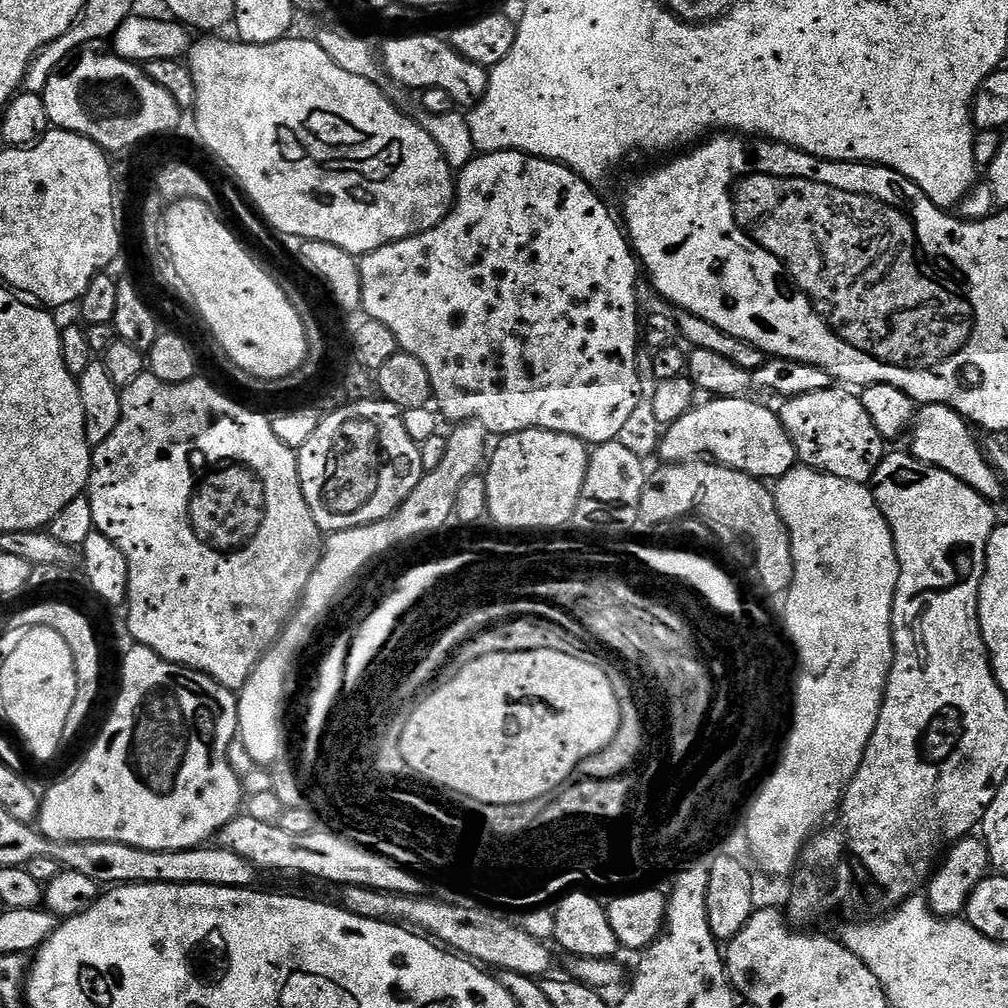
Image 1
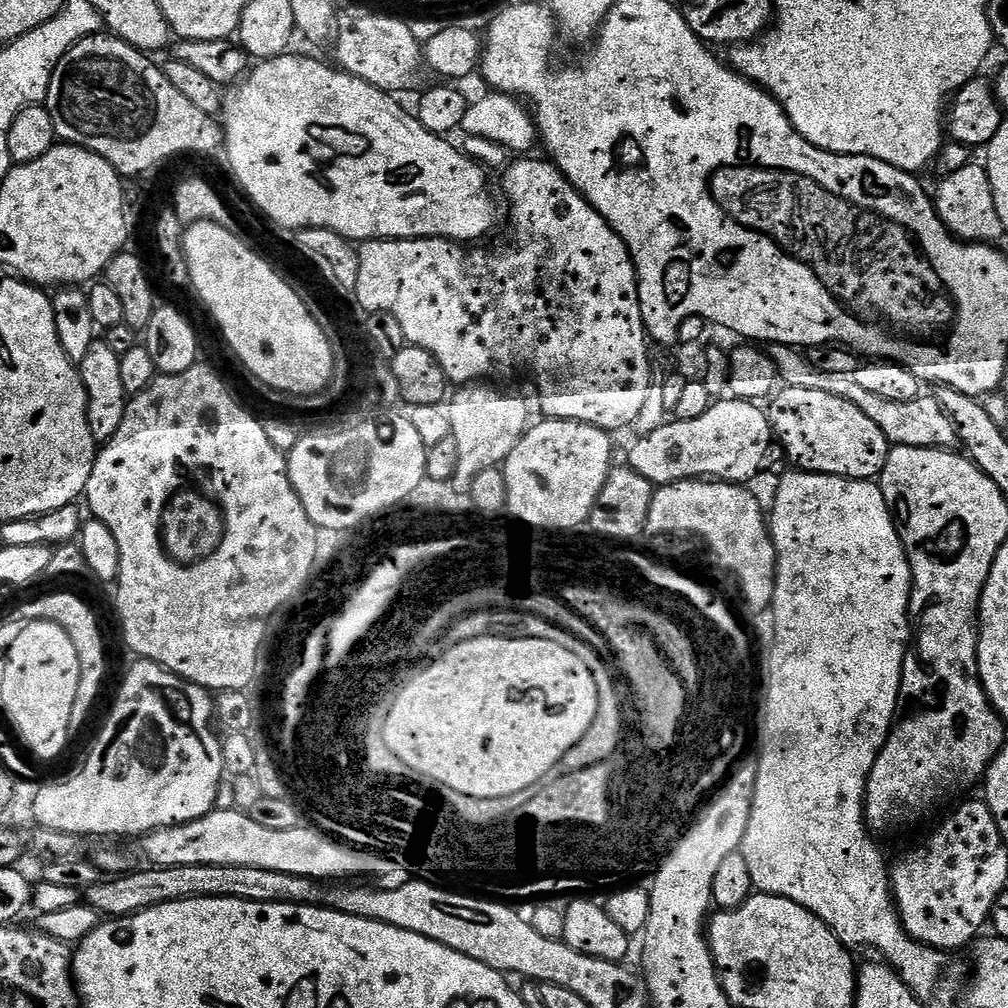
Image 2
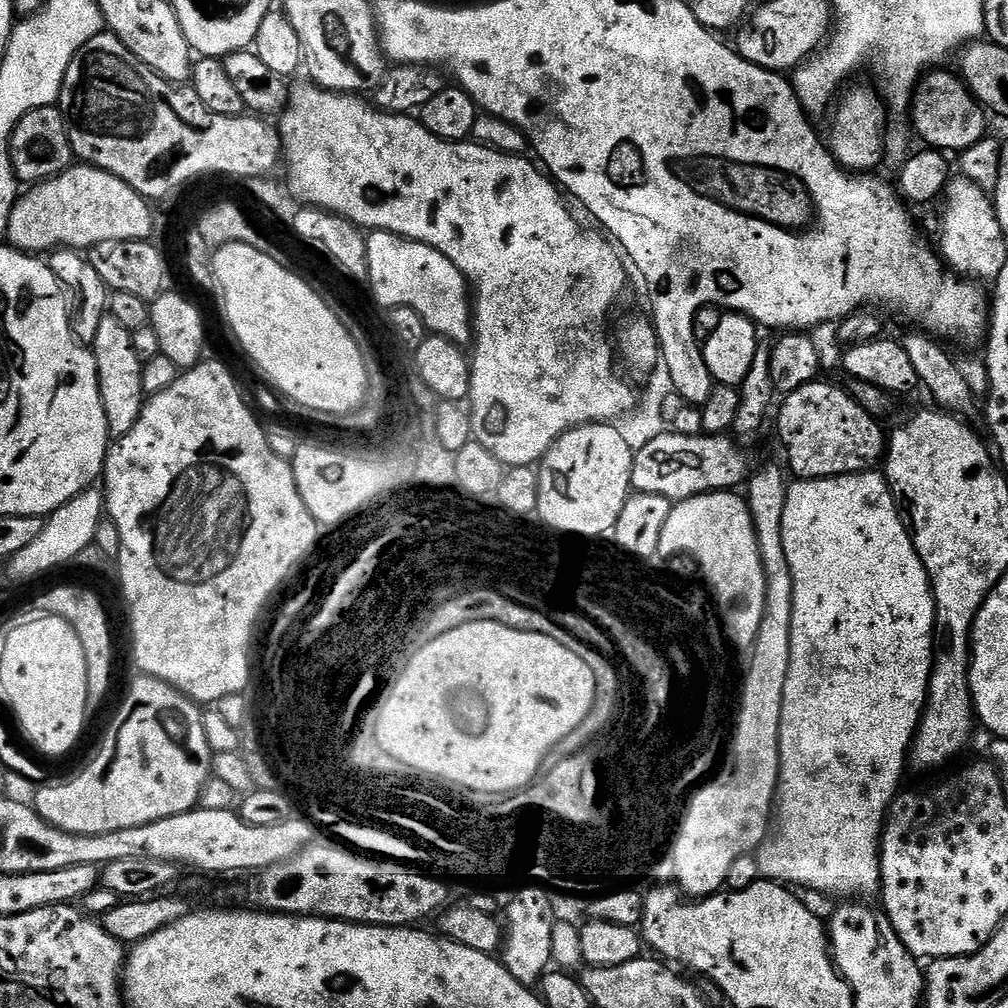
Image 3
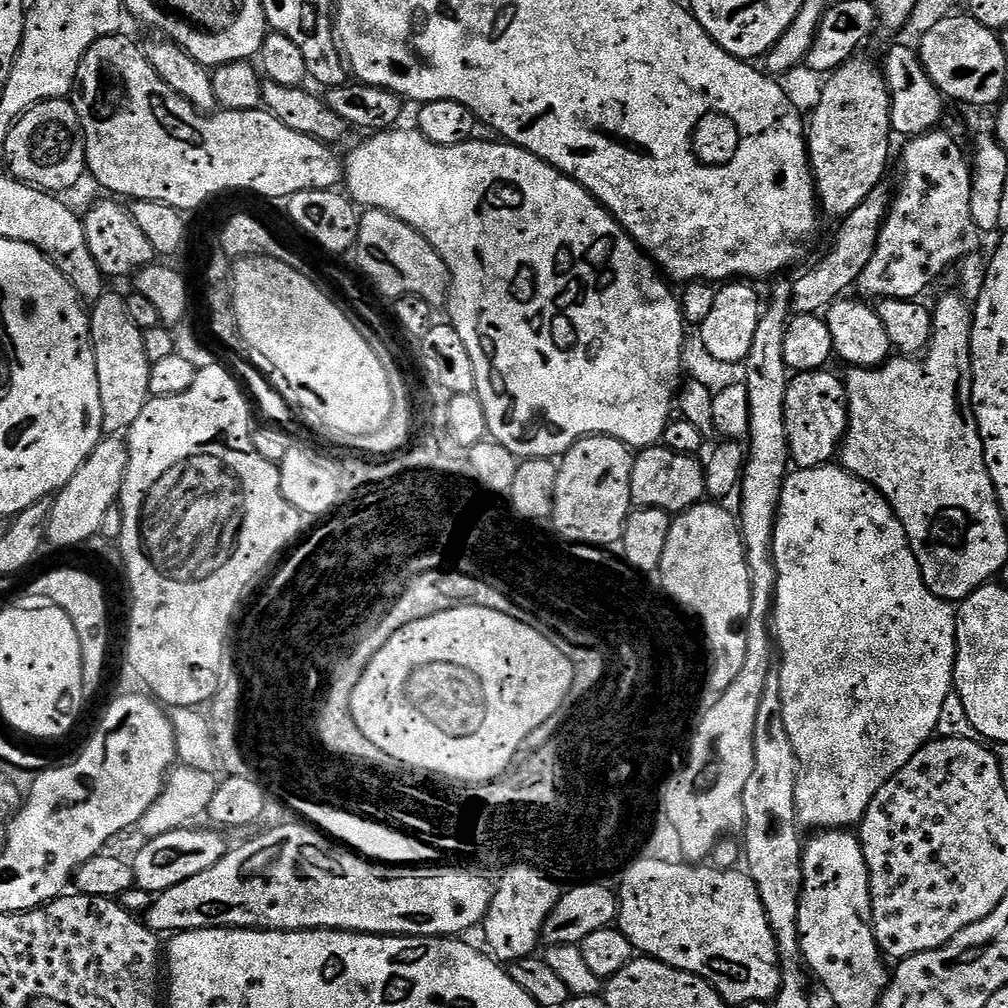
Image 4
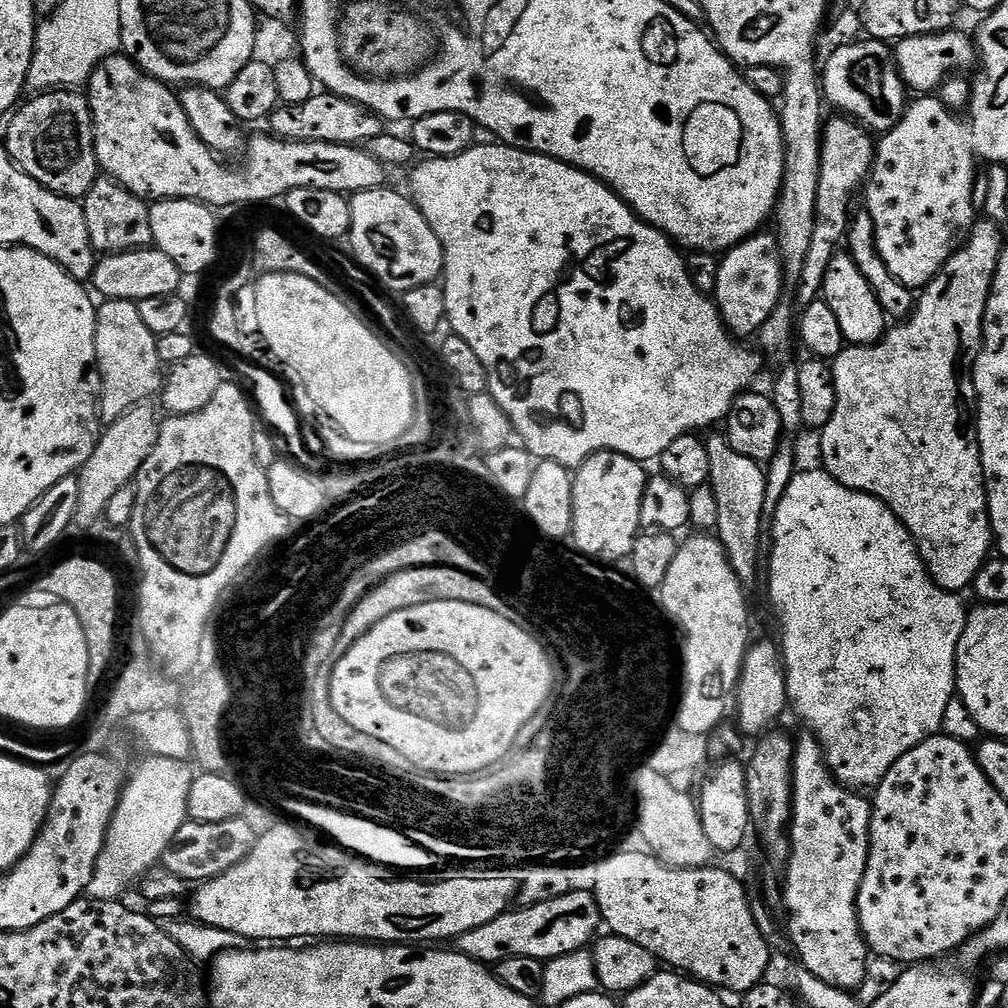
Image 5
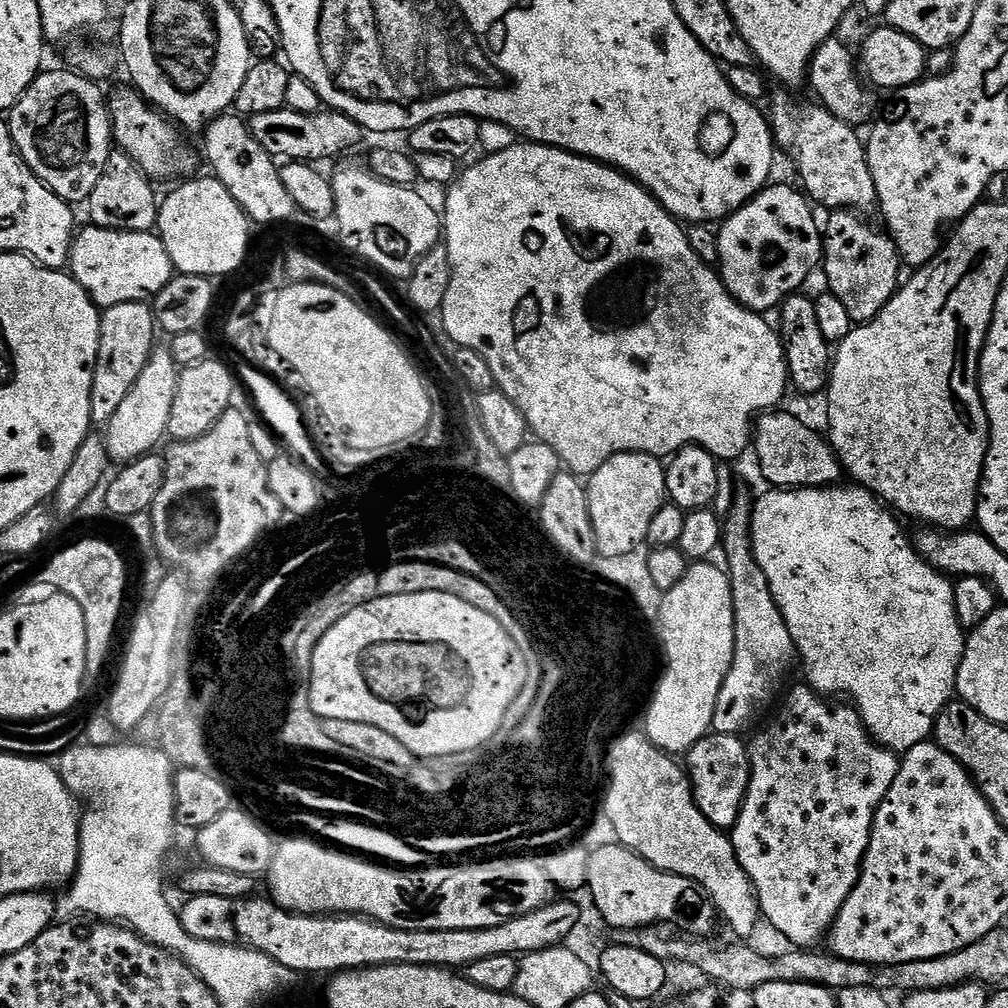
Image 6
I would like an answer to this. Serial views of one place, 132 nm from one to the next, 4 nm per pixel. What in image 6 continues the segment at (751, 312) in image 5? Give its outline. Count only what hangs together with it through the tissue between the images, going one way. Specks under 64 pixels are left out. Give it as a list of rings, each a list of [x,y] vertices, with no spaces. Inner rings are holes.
[[[771,183],[755,196],[750,203],[744,204],[734,214],[721,221],[717,229],[719,242],[718,271],[723,284],[744,308],[761,314],[777,309],[783,300],[795,295],[810,274],[823,263],[823,233],[819,219],[816,220],[811,201],[803,191],[786,185]]]

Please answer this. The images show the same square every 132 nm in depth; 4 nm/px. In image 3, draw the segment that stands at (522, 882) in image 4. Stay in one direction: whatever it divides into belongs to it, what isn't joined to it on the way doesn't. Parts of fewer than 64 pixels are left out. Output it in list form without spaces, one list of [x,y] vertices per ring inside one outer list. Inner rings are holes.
[[[540,886],[528,887],[532,888],[518,889],[505,904],[502,904],[503,911],[504,908],[506,910],[506,918],[504,917],[500,961],[516,981],[523,984],[524,987],[533,987],[543,977],[545,970],[551,963],[552,951],[550,950],[550,934],[552,933],[553,921],[551,919],[548,920],[548,912],[552,908],[551,902],[548,901],[547,894],[549,895],[549,893]]]

